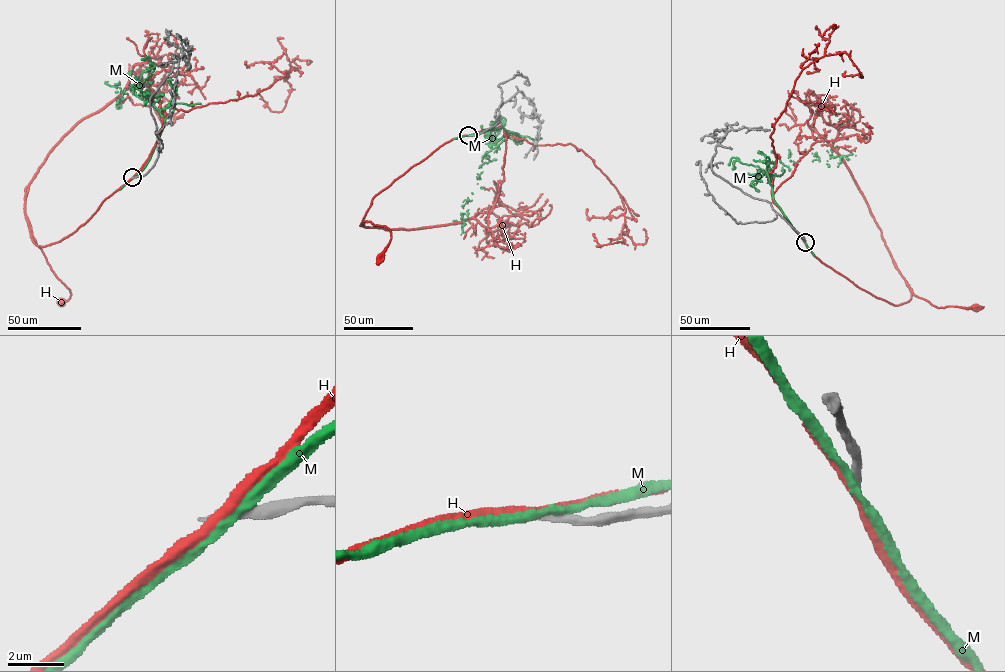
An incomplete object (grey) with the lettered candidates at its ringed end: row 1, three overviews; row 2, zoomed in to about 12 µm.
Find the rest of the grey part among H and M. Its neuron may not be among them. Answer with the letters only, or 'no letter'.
no letter

